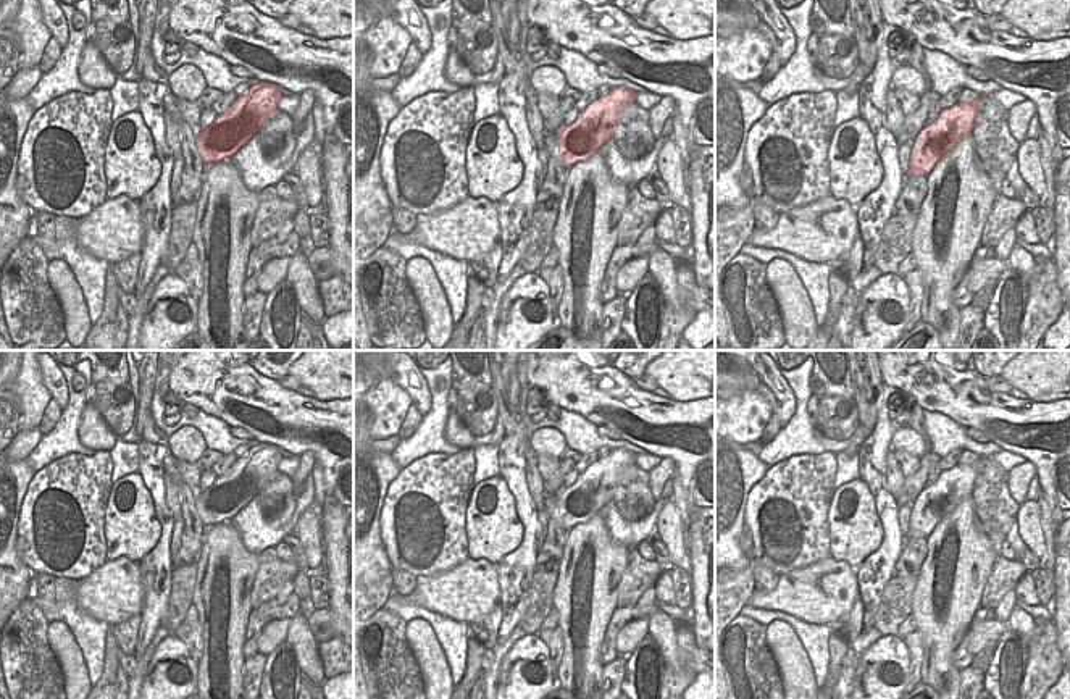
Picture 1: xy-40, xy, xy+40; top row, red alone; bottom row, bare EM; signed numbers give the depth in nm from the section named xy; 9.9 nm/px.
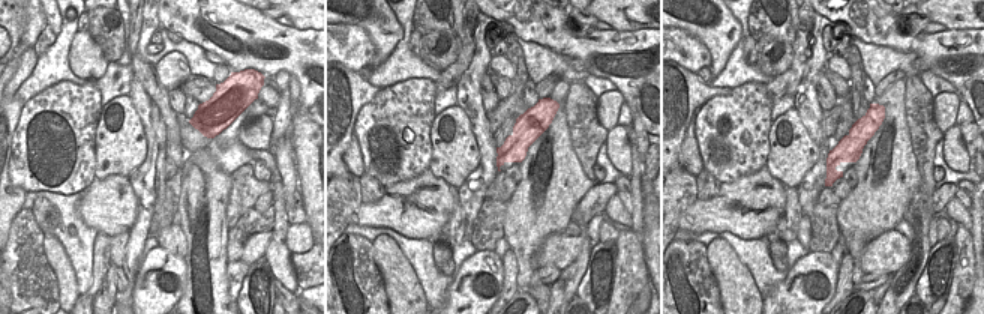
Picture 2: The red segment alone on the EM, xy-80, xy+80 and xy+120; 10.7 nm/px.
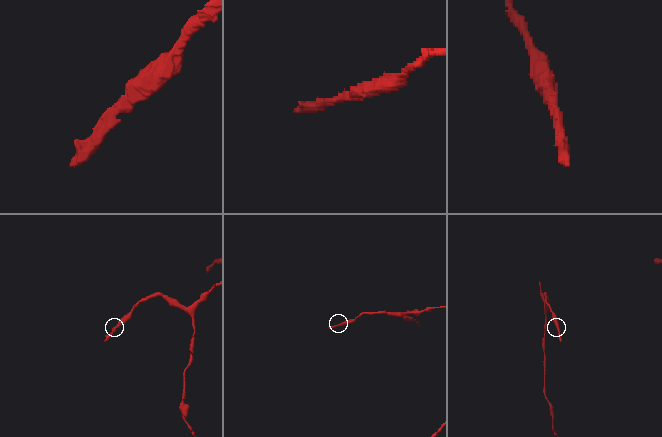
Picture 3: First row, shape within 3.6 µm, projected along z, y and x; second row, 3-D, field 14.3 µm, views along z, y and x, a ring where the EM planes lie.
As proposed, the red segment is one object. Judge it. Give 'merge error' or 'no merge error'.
merge error

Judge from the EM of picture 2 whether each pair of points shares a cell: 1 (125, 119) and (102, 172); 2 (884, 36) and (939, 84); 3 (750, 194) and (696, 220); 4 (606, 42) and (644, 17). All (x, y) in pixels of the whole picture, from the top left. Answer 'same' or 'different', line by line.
1: same
2: different
3: same
4: different

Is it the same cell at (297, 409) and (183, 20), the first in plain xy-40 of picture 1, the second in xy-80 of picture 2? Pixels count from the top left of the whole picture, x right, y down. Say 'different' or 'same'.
same

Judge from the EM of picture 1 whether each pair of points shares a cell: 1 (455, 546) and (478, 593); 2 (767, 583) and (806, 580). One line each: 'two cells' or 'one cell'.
1: two cells
2: two cells

